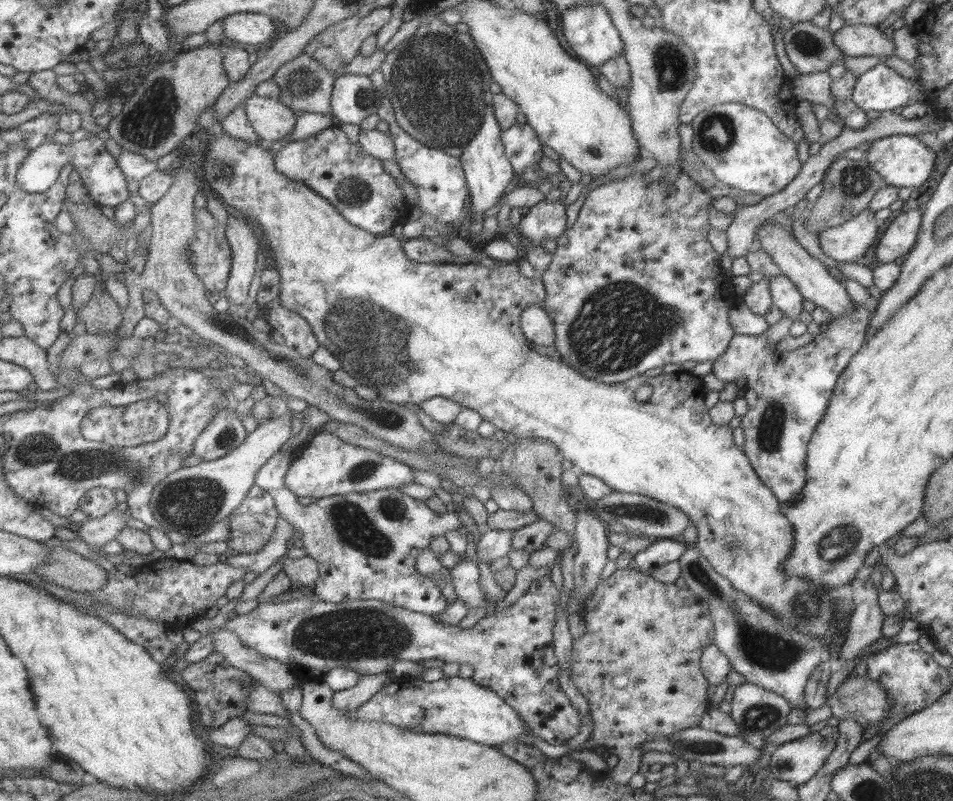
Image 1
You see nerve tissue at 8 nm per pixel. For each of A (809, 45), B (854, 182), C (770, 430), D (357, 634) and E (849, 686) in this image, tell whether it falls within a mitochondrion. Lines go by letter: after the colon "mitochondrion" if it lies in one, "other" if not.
A: mitochondrion
B: mitochondrion
C: mitochondrion
D: mitochondrion
E: other

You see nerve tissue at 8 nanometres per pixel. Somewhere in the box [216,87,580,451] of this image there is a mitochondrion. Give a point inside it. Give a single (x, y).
(385, 340)

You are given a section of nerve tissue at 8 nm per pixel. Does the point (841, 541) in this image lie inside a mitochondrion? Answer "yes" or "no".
yes

